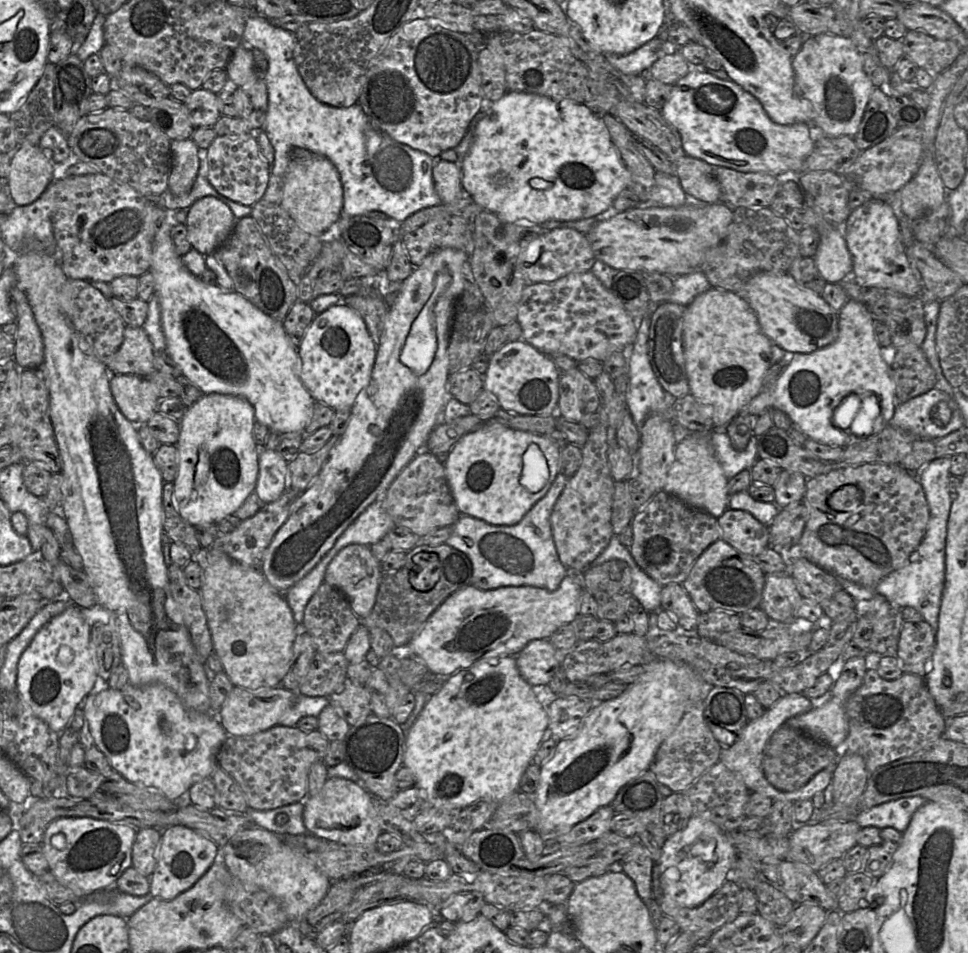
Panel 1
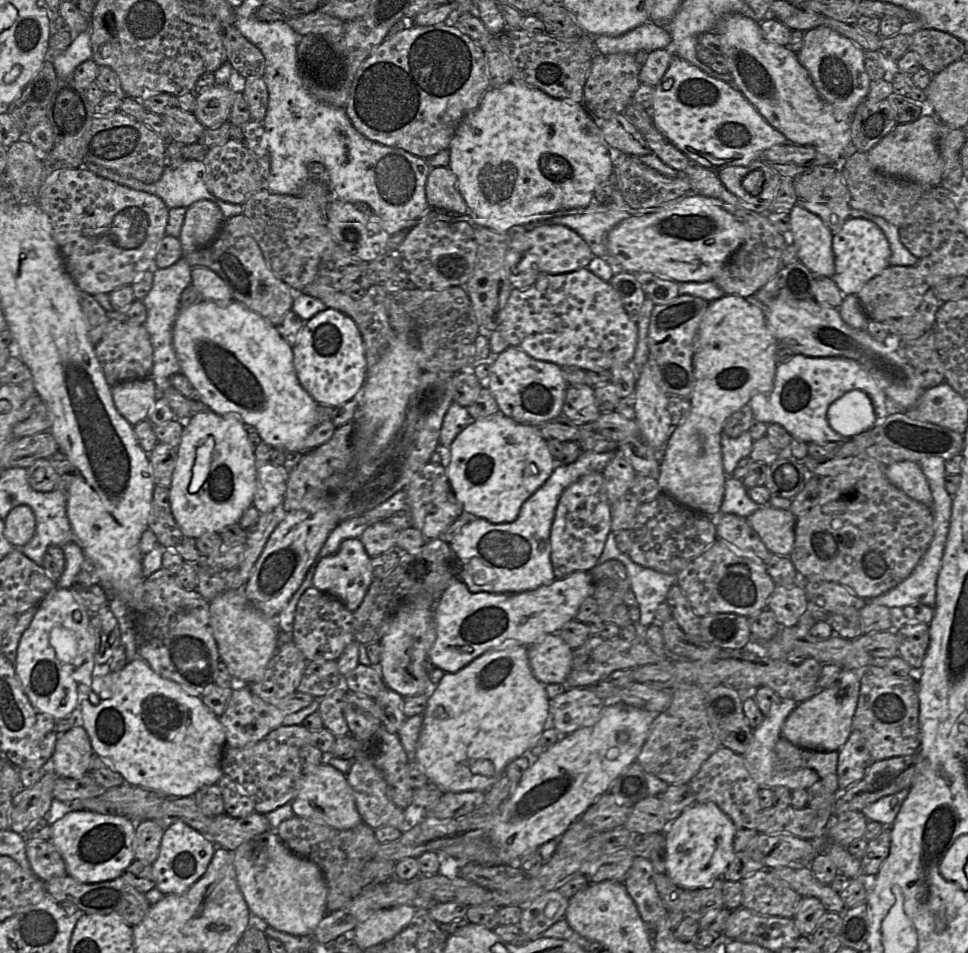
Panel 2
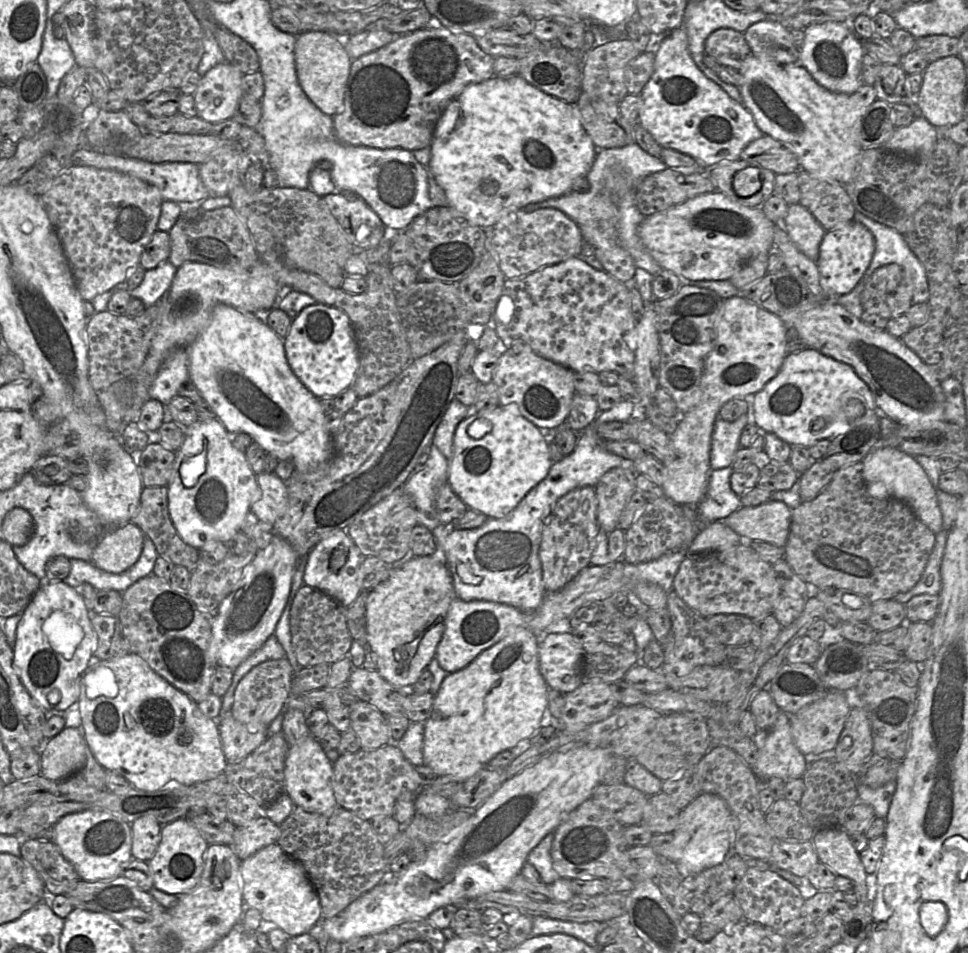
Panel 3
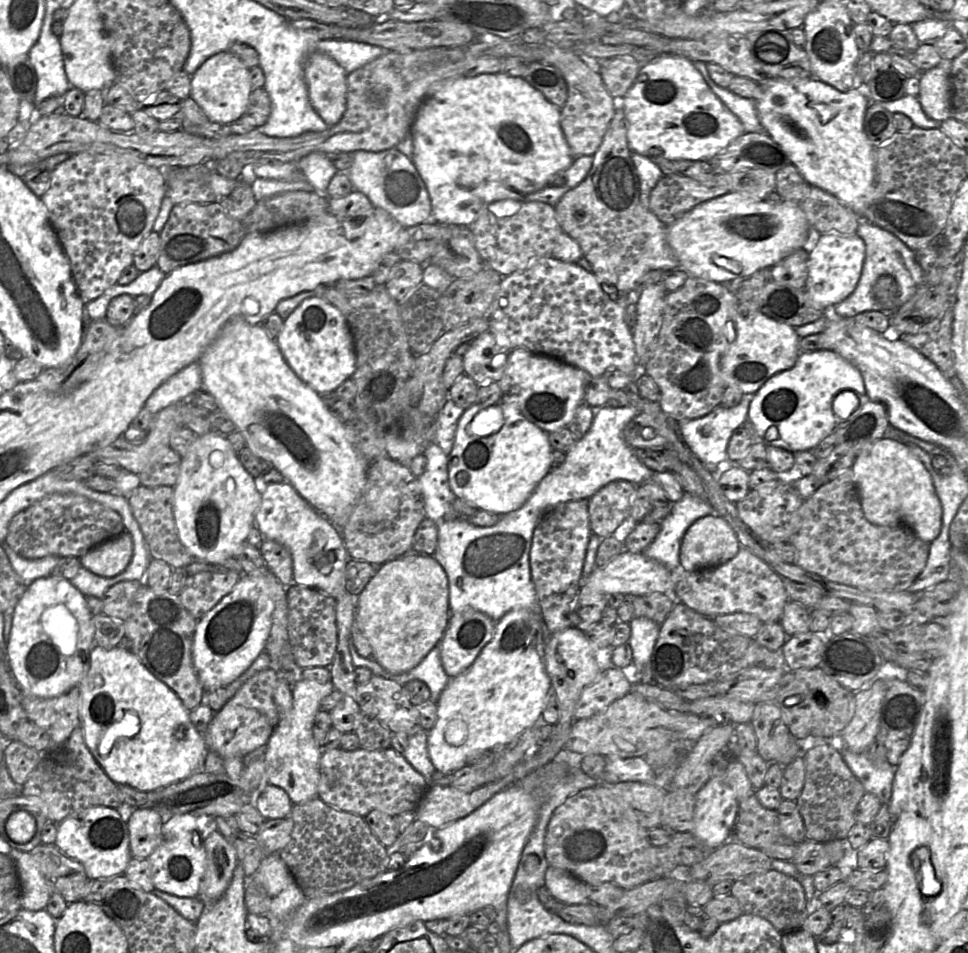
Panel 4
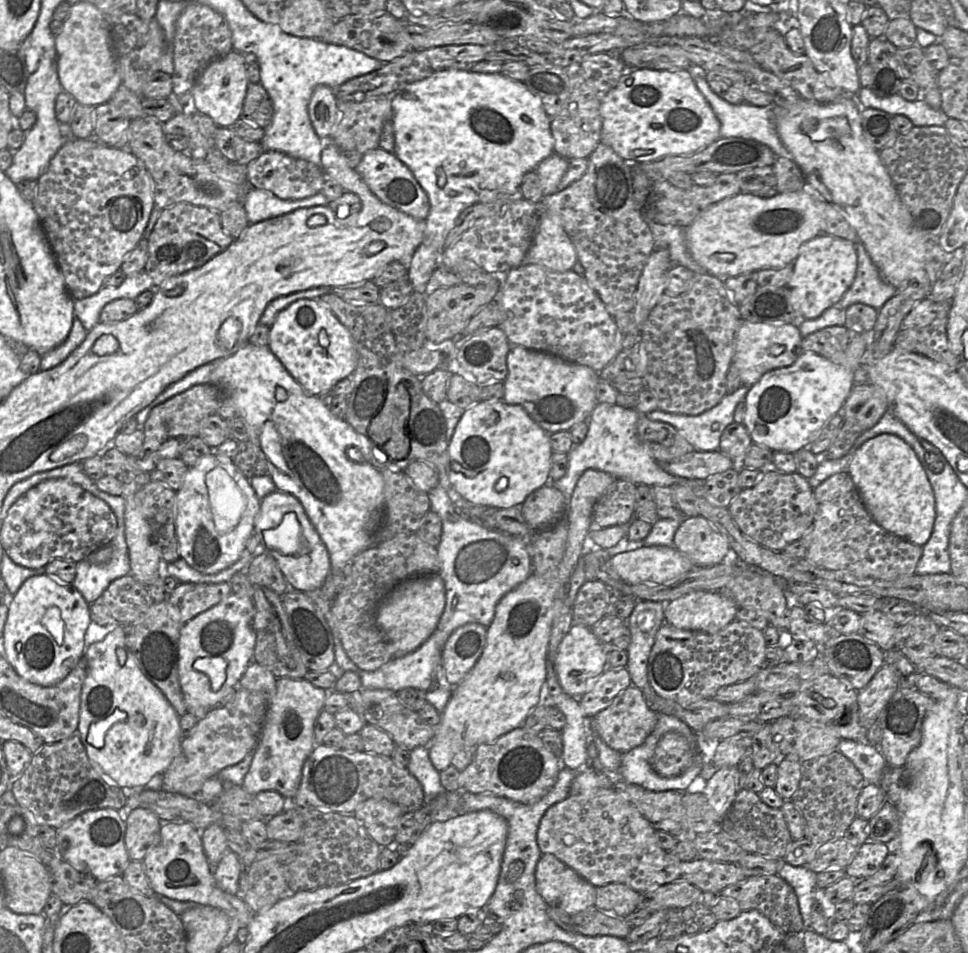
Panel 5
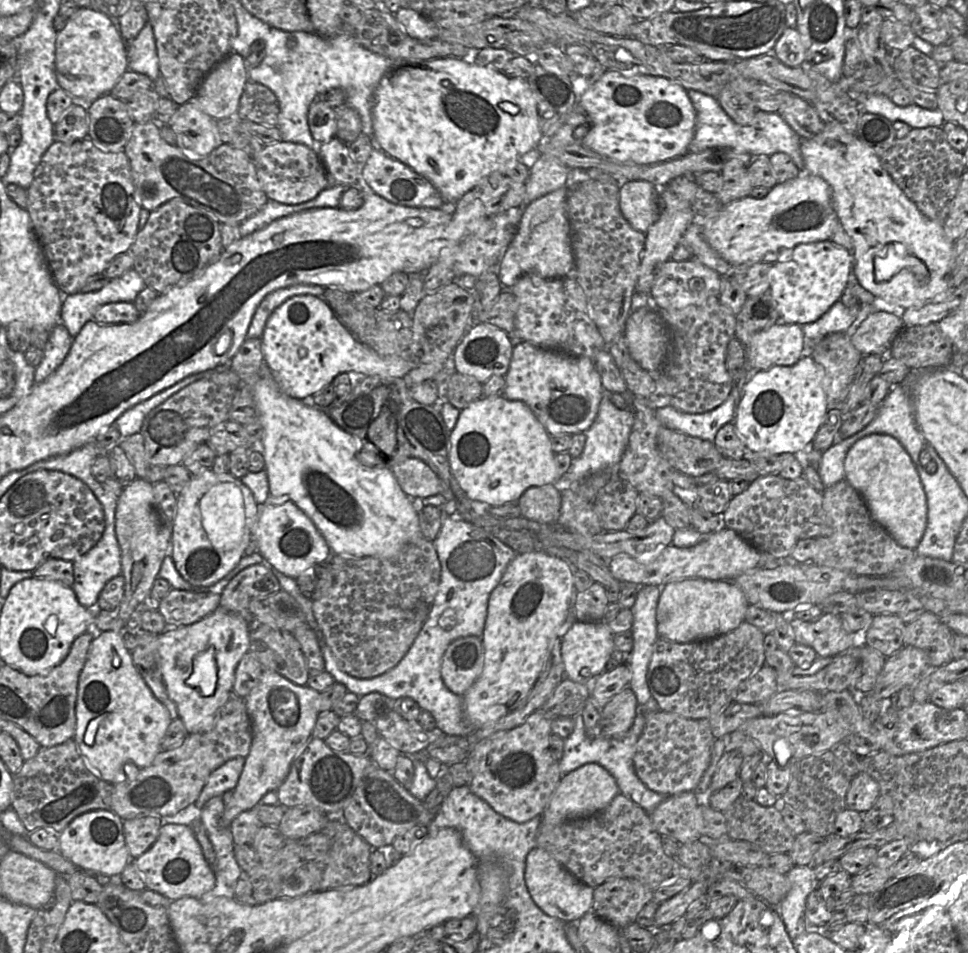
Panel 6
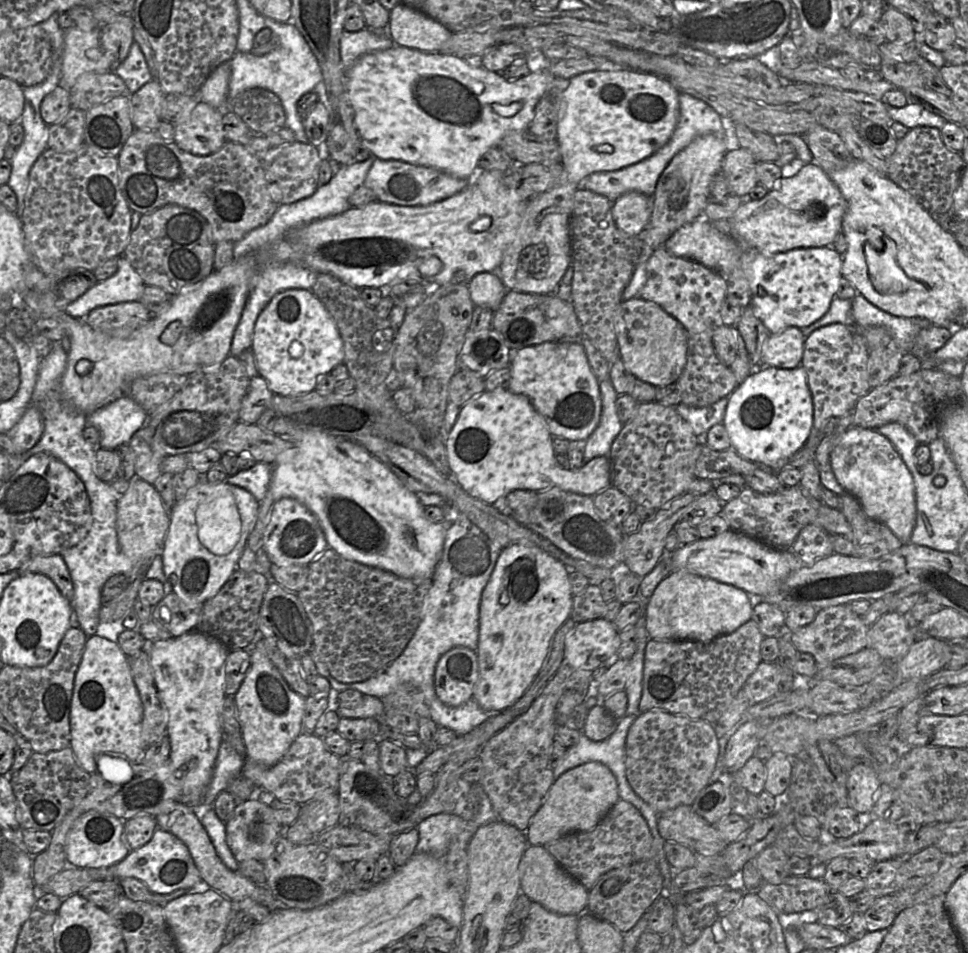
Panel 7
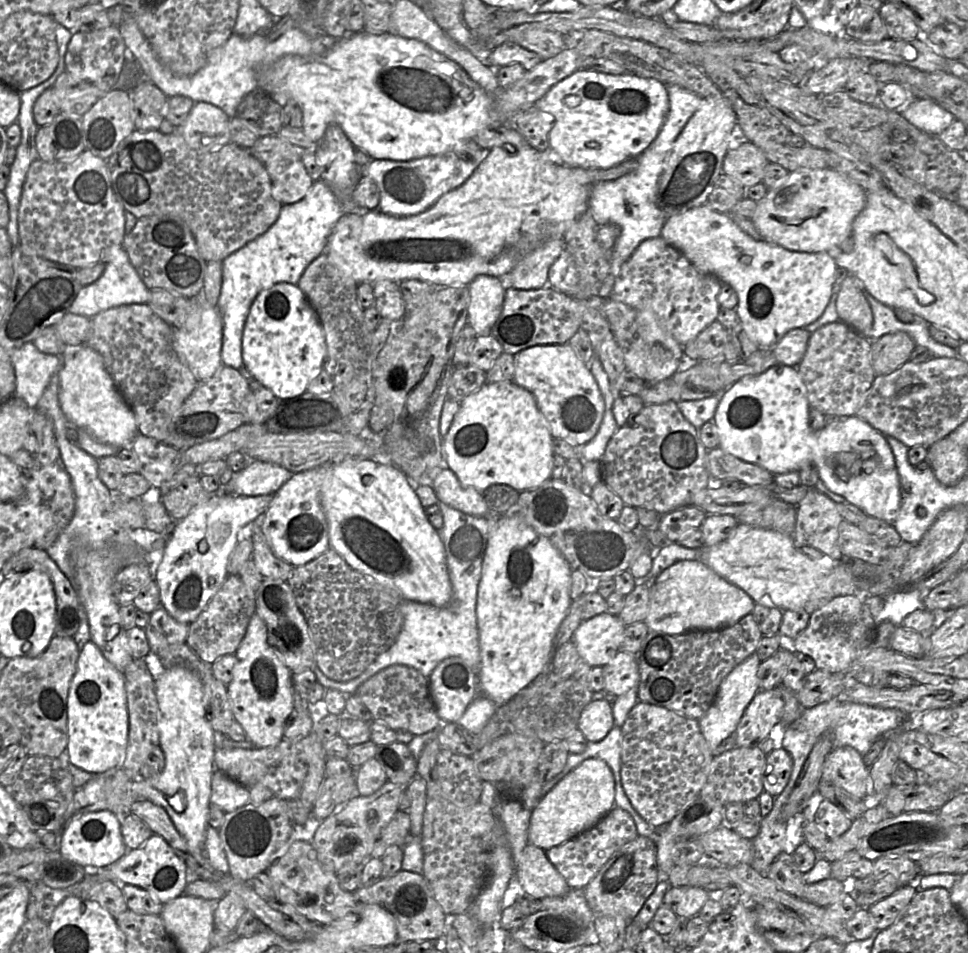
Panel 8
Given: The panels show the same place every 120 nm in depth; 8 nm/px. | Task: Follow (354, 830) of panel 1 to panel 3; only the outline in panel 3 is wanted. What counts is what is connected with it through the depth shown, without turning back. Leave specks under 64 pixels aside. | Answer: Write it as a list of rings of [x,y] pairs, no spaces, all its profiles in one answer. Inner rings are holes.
[[[309,735],[303,742],[291,745],[285,760],[284,793],[287,793],[296,806],[315,813],[330,813],[337,805],[333,792],[333,763],[327,759],[325,752],[318,740]]]

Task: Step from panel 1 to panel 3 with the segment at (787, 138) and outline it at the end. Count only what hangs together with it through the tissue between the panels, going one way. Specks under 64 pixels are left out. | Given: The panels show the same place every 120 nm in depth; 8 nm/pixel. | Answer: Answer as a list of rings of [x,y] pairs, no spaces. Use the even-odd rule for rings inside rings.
[[[681,24],[673,29],[655,52],[654,70],[640,93],[642,106],[638,122],[662,148],[671,148],[694,158],[704,167],[721,161],[738,160],[742,150],[753,140],[764,135],[757,127],[750,111],[733,100],[722,88],[708,79],[694,63],[686,30]]]

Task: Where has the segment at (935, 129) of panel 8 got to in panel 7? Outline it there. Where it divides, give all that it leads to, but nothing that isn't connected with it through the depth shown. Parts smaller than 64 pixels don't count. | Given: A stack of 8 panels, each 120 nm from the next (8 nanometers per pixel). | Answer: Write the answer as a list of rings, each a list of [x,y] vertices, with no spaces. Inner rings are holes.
[[[909,97],[906,106],[894,107],[887,104],[887,110],[892,121],[902,123],[909,130],[916,127],[934,127],[941,130],[947,122],[943,117],[928,111]]]

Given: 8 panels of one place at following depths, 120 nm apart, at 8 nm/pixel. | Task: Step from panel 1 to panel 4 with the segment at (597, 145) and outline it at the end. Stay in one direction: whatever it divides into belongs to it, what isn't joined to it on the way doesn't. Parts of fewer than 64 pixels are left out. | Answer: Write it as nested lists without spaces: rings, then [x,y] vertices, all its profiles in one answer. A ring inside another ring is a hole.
[[[500,72],[500,73],[494,73],[494,74],[480,74],[474,77],[460,77],[455,78],[452,80],[449,80],[445,83],[443,83],[439,88],[437,88],[434,92],[432,92],[420,105],[420,107],[417,110],[417,113],[415,115],[415,118],[413,120],[410,136],[412,138],[413,142],[413,157],[412,162],[417,169],[419,175],[421,176],[426,189],[428,191],[430,201],[431,201],[431,217],[432,221],[436,222],[438,224],[442,225],[471,225],[477,217],[480,215],[481,211],[486,208],[491,203],[505,200],[505,199],[523,199],[527,194],[535,192],[545,186],[547,186],[550,183],[550,179],[558,172],[565,172],[565,170],[572,164],[575,157],[572,151],[570,150],[565,137],[563,135],[563,132],[560,127],[560,109],[550,103],[542,93],[540,93],[538,90],[533,88],[529,83],[527,83],[524,78],[522,77],[513,77],[506,73]]]

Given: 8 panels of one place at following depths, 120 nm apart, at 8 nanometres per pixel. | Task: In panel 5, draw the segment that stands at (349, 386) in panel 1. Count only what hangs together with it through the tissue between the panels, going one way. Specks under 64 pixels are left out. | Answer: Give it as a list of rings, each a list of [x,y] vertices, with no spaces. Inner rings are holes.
[[[320,299],[294,302],[270,327],[270,351],[308,393],[318,396],[349,377],[357,366],[357,352],[349,330]]]

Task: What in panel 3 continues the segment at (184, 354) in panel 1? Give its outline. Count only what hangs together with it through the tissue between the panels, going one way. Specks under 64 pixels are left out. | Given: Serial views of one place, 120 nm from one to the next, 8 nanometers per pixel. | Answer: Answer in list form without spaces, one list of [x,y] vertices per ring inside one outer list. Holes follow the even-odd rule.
[[[222,303],[214,306],[211,321],[203,333],[187,348],[189,356],[189,381],[198,389],[201,397],[210,405],[217,419],[231,434],[246,433],[252,437],[254,443],[259,444],[267,453],[273,454],[281,460],[293,463],[295,470],[306,472],[327,460],[332,453],[331,434],[326,427],[326,417],[323,413],[320,400],[315,397],[296,377],[289,366],[284,349],[284,341],[265,323],[265,317],[247,313]]]

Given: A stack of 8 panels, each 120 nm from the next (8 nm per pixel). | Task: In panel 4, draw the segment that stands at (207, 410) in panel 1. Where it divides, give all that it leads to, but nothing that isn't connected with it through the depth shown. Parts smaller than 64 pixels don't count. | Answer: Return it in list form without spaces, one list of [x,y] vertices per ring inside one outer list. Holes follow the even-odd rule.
[[[215,432],[197,436],[182,458],[180,473],[173,487],[173,515],[180,541],[195,560],[208,564],[221,563],[238,554],[238,549],[247,542],[250,529],[256,527],[255,513],[261,502],[254,478],[243,468],[226,437]]]

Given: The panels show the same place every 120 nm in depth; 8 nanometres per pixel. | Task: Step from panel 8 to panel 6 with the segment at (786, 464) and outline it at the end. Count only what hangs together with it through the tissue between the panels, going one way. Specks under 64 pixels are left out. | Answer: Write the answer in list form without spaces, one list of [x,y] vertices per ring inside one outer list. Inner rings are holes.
[[[802,356],[793,366],[775,366],[754,375],[744,387],[733,421],[746,449],[779,455],[796,454],[813,447],[813,440],[828,412],[824,377],[823,367],[811,356]],[[872,434],[848,451],[845,479],[863,497],[869,512],[902,547],[916,549],[927,525],[927,500],[918,472],[903,445],[893,436]]]

